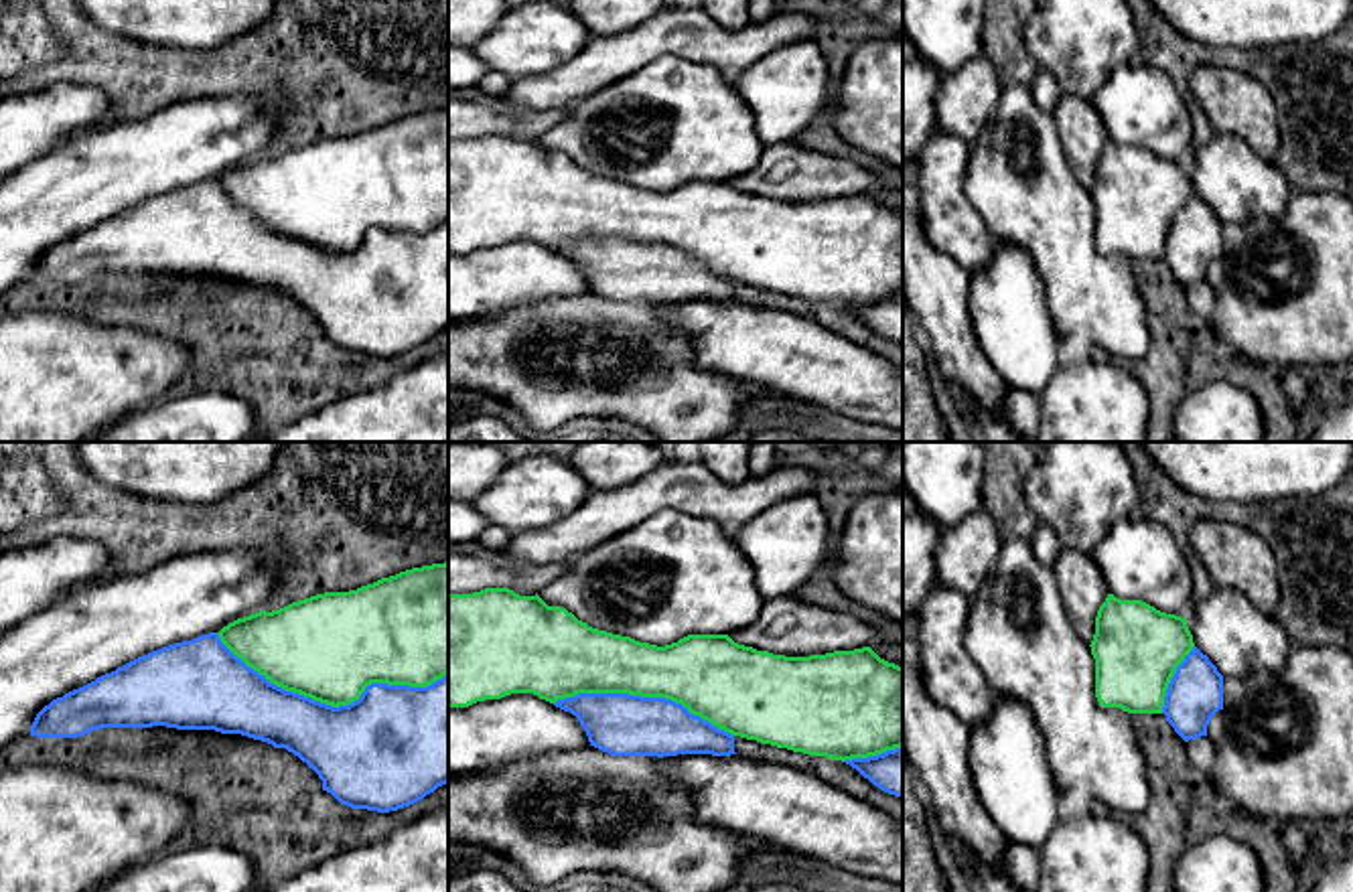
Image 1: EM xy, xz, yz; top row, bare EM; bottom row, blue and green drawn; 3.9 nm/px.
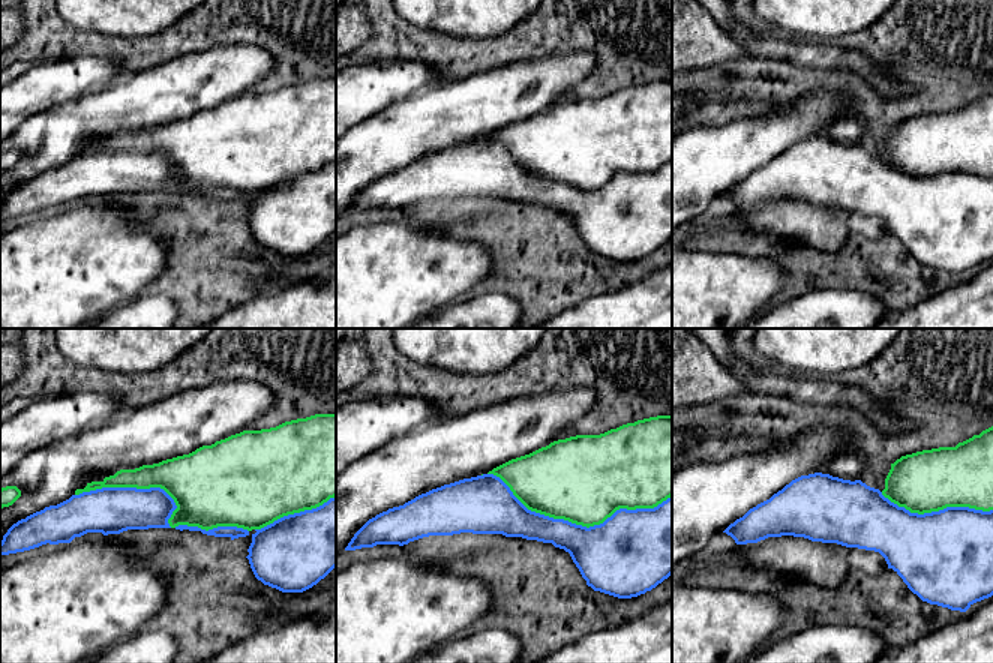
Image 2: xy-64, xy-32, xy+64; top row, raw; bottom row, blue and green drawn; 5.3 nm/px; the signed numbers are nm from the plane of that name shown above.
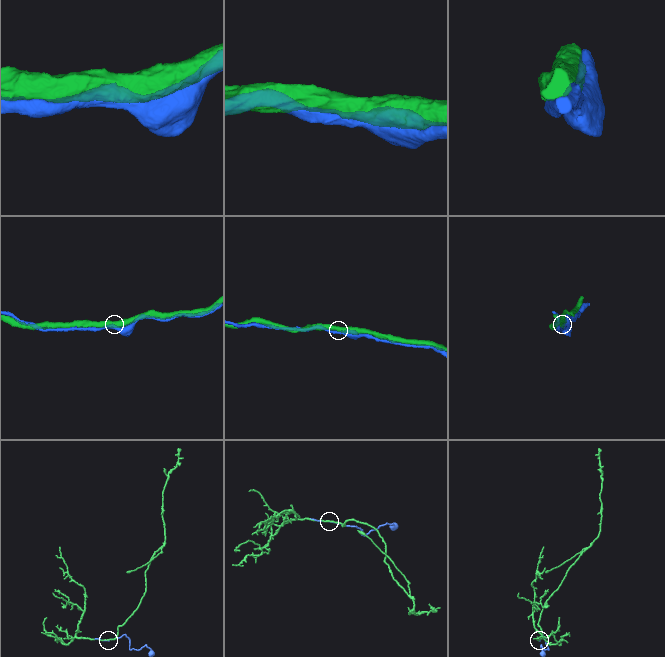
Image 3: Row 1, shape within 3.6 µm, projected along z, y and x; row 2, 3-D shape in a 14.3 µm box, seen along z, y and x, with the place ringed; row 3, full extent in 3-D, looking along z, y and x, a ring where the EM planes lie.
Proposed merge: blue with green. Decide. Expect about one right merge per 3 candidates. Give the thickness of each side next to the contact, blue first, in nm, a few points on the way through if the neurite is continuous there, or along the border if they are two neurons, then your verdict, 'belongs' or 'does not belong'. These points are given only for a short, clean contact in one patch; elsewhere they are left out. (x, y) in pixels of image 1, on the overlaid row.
calibres 440 and 420 nm; belongs

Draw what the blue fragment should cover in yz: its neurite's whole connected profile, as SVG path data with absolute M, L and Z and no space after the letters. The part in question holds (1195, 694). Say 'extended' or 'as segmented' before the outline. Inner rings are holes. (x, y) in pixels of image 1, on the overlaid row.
extended | M1108 594L1097 610L1089 647L1095 659L1095 697L1103 708L1164 714L1185 742L1207 736L1211 718L1223 710L1223 675L1195 647L1183 616L1160 612L1142 600Z

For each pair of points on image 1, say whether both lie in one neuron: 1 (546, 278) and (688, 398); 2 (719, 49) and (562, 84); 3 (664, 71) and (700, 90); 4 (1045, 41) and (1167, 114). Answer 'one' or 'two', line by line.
1: two
2: one
3: one
4: one

